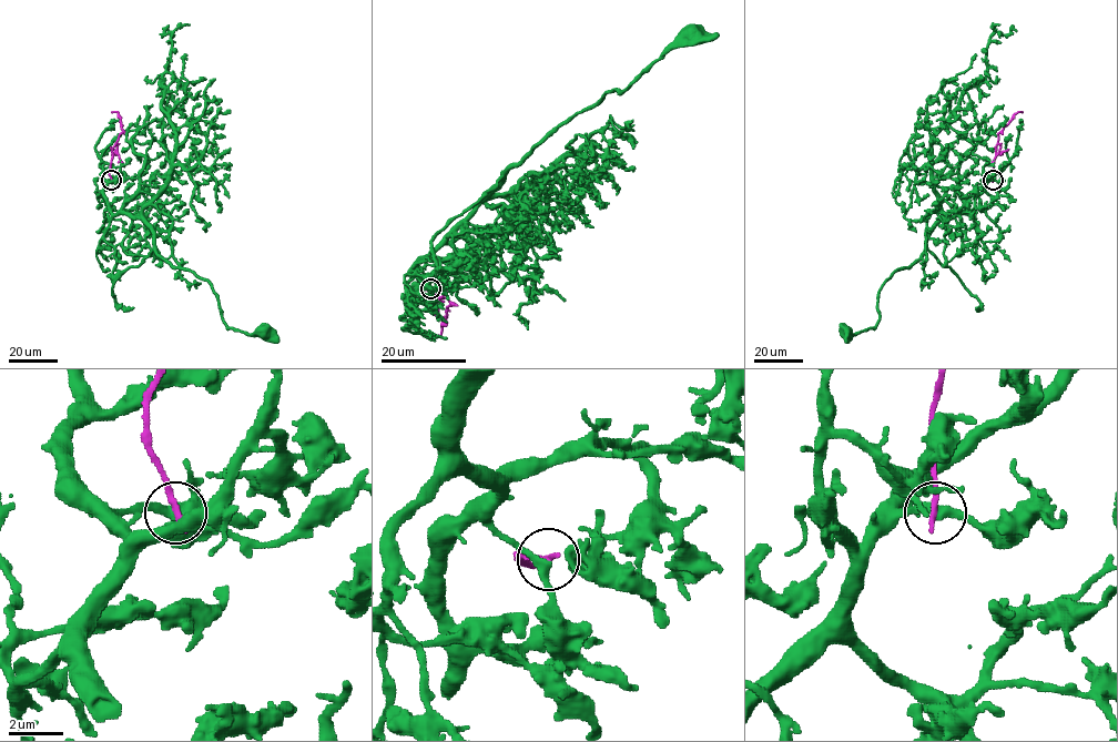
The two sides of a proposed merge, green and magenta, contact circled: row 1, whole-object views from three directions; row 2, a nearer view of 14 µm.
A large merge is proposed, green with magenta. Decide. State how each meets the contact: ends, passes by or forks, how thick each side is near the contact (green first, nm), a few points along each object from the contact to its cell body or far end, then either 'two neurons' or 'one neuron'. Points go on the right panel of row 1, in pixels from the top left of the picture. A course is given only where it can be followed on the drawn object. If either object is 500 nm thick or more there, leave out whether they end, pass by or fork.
green passes by; magenta ends there; 300 nm thick on the green side, 280 nm on the other; green runs (993, 180), (971, 214), (944, 217), (915, 263), (884, 282), (878, 323), (844, 333); magenta runs (993, 180), (998, 134), (1015, 114), (1023, 112); two neurons

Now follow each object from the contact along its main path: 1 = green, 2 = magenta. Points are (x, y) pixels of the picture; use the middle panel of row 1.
1: (429, 288), (422, 284), (416, 265), (504, 174), (552, 131), (591, 108), (606, 93), (624, 91), (689, 32)
2: (429, 288), (426, 287), (430, 294), (449, 301), (441, 333), (429, 339)

